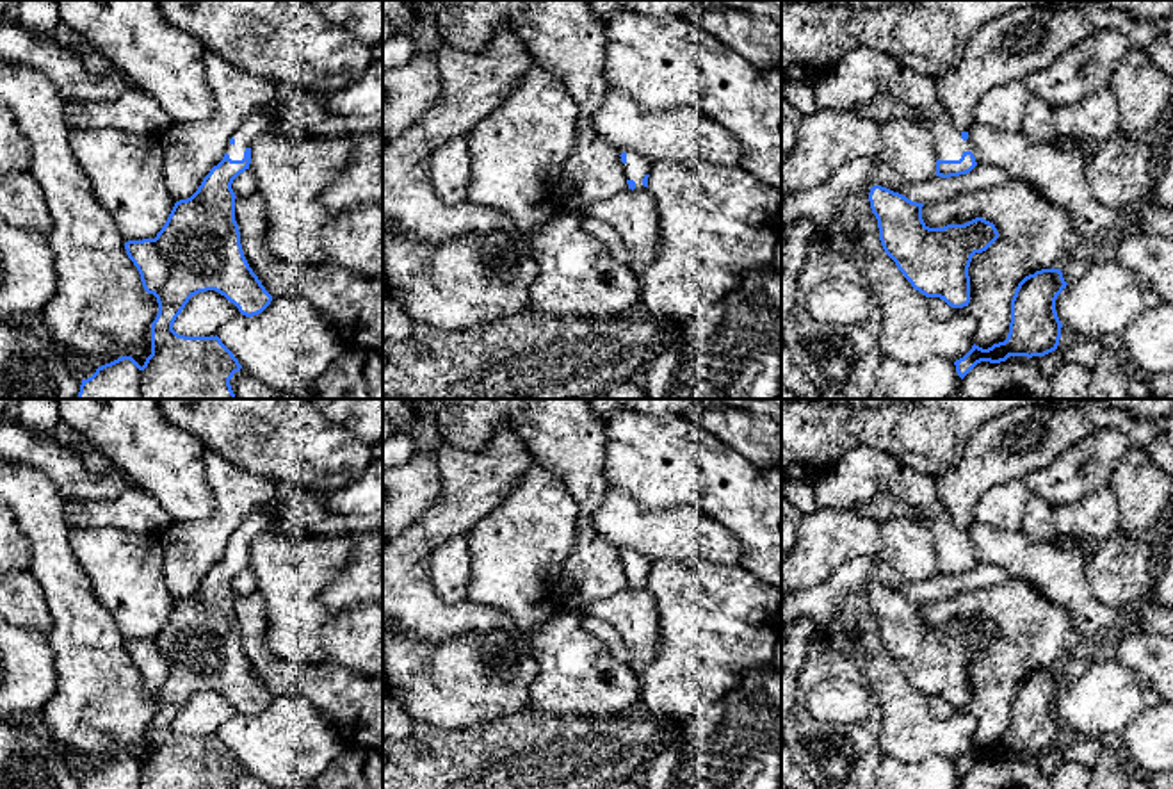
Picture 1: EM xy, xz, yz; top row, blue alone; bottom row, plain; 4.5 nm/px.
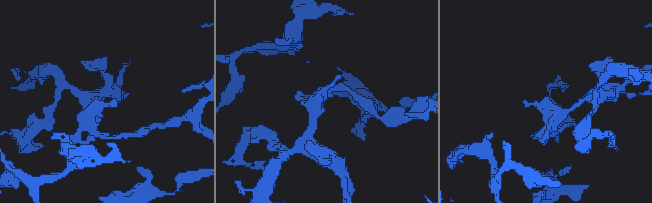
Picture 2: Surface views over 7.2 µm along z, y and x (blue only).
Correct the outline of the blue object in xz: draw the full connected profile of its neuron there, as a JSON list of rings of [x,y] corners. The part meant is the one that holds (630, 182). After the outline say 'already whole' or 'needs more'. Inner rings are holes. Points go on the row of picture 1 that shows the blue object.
[[[621,153],[621,162],[625,164],[625,176],[627,176],[627,183],[628,189],[635,189],[635,191],[643,191],[648,187],[648,176],[653,166],[653,160],[639,155],[639,153]]]; needs more

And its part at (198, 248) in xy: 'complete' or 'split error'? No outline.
split error

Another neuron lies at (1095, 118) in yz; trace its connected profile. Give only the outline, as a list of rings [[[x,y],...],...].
[[[1111,87],[1088,94],[1079,103],[1054,110],[1057,135],[1079,137],[1096,144],[1118,134],[1118,103]]]

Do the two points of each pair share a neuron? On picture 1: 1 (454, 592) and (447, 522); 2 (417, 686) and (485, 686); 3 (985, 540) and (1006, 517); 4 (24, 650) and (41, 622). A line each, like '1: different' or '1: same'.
1: different
2: same
3: different
4: different

